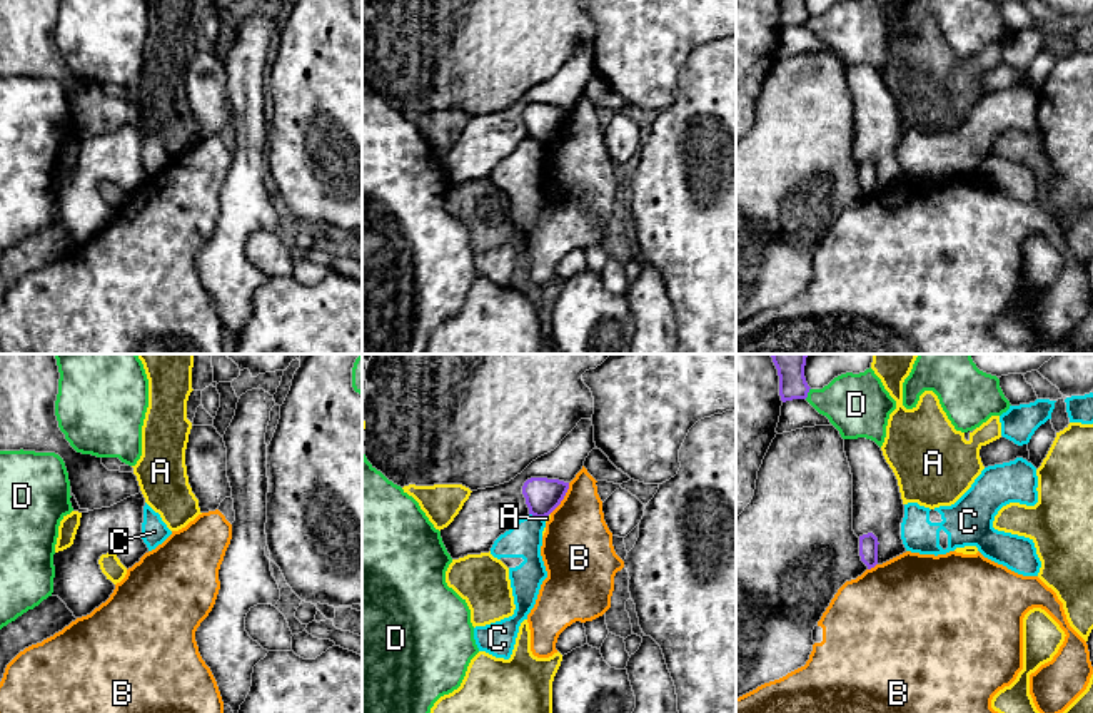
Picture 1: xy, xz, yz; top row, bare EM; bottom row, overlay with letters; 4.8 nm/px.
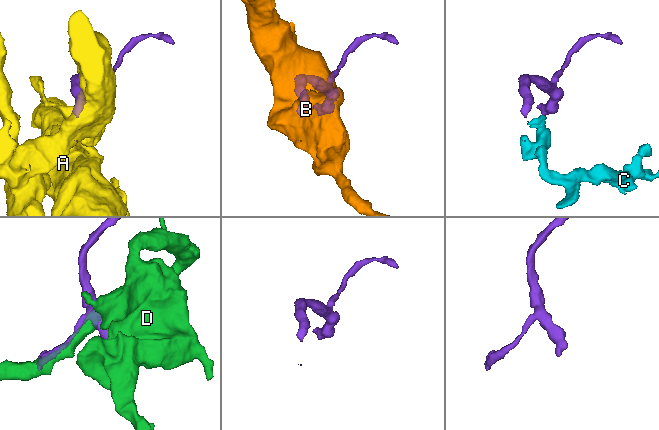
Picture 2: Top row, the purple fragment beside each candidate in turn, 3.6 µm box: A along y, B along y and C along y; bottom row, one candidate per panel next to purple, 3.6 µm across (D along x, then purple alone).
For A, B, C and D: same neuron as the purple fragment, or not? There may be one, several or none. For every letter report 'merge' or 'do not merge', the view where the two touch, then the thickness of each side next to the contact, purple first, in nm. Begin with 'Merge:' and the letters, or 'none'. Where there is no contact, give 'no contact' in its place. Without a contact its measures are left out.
Merge: none
A: do not merge | xz | 170/20 nm
B: do not merge | xz | 170/340 nm
C: do not merge | xz | 170/170 nm
D: do not merge | yz | 130/300 nm

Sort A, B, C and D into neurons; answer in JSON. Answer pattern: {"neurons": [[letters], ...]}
{"neurons": [["A"], ["B"], ["C"], ["D"]]}

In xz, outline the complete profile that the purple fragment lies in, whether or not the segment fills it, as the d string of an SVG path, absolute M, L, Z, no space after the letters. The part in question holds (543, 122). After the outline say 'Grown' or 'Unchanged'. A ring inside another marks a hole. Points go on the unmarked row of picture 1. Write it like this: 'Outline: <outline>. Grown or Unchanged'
Outline: M531 104L522 112L522 120L529 140L536 144L549 142L564 125L569 109L547 104Z. Unchanged

